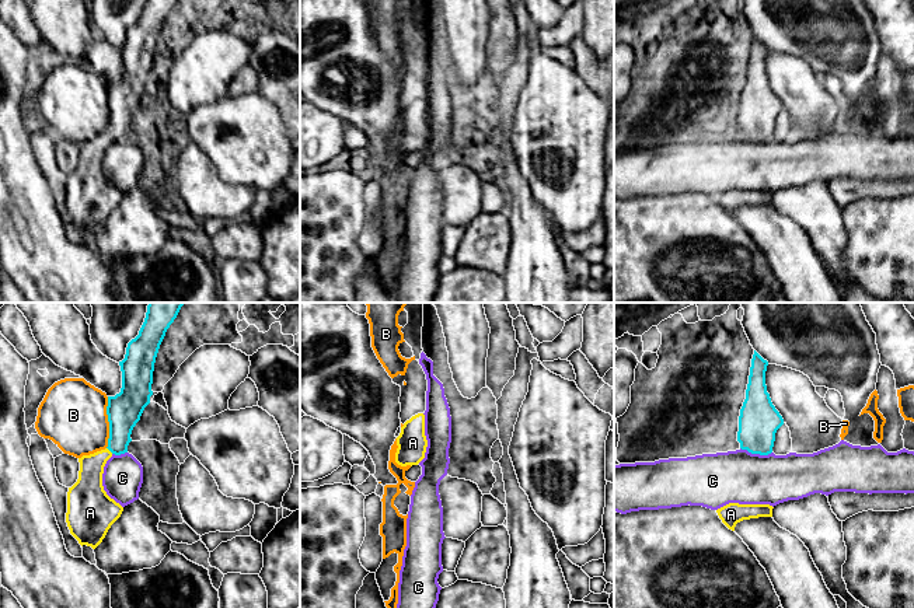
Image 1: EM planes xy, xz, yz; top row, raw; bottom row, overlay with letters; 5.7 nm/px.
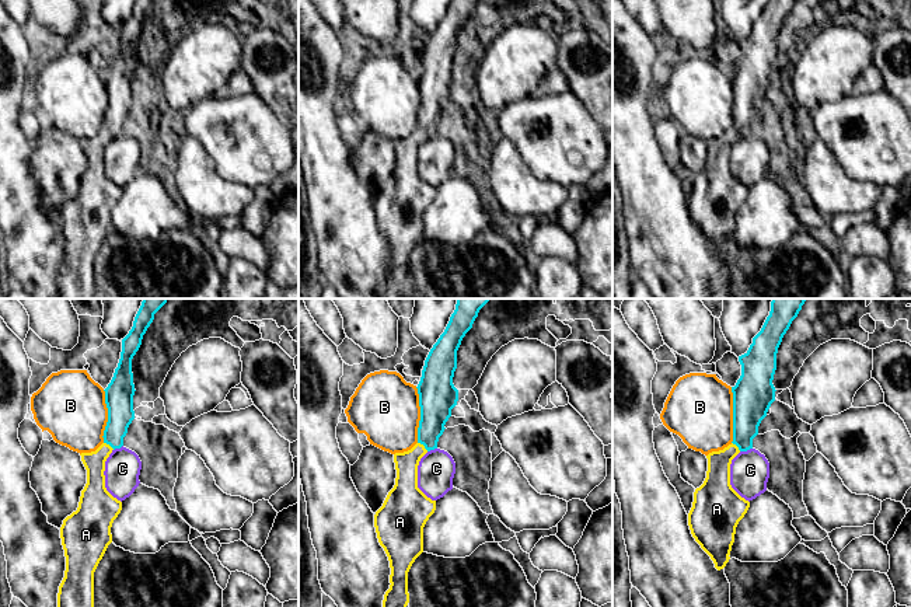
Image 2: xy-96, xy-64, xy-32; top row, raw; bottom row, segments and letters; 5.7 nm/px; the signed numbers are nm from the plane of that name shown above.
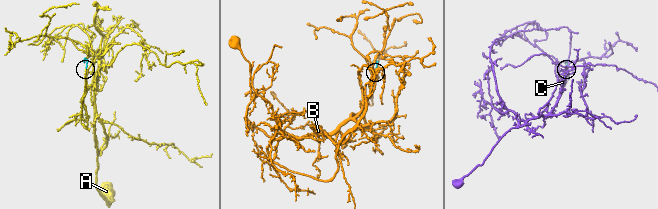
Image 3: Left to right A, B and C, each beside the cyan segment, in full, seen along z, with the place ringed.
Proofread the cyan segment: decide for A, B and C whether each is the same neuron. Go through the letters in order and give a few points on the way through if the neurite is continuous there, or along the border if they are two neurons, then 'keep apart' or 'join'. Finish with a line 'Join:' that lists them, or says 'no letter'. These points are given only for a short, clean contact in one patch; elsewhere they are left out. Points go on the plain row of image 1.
A: across xy (124, 97), (119, 126), (110, 136), (91, 154), (89, 174) | join
B: along xy (108, 83), (108, 130), (105, 133) | keep apart
C: along yz (740, 133), (752, 139), (771, 139) | keep apart
Join: A

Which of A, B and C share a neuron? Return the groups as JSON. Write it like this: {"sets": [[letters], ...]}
{"sets": [["A"], ["B"], ["C"]]}

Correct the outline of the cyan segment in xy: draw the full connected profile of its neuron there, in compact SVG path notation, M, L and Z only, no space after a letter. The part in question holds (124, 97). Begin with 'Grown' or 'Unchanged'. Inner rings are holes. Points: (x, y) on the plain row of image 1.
Grown. M146 0L139 21L128 29L125 45L119 48L121 78L108 83L108 133L79 144L79 165L67 178L66 209L81 233L95 235L123 198L104 177L104 153L114 140L128 139L132 116L153 81L153 57L160 31L177 1Z

